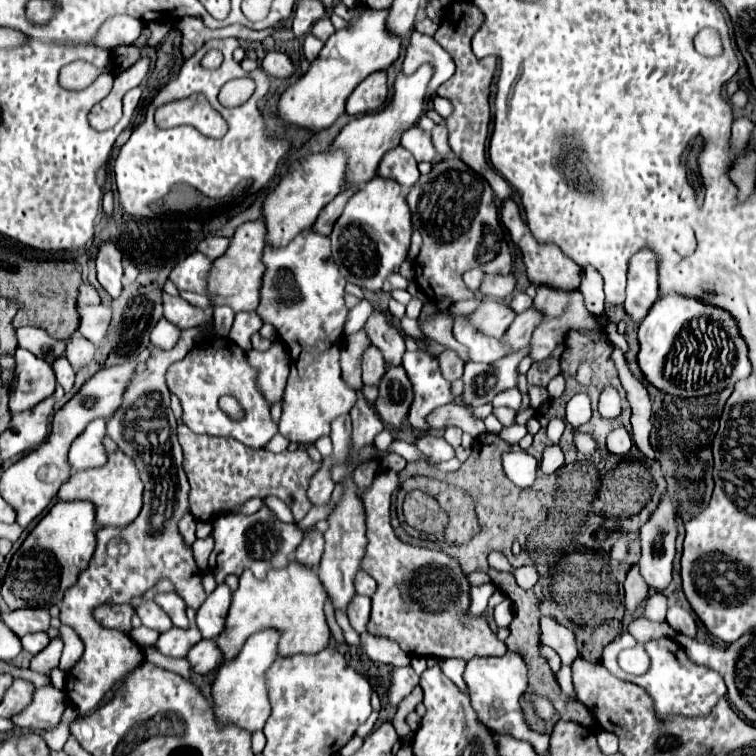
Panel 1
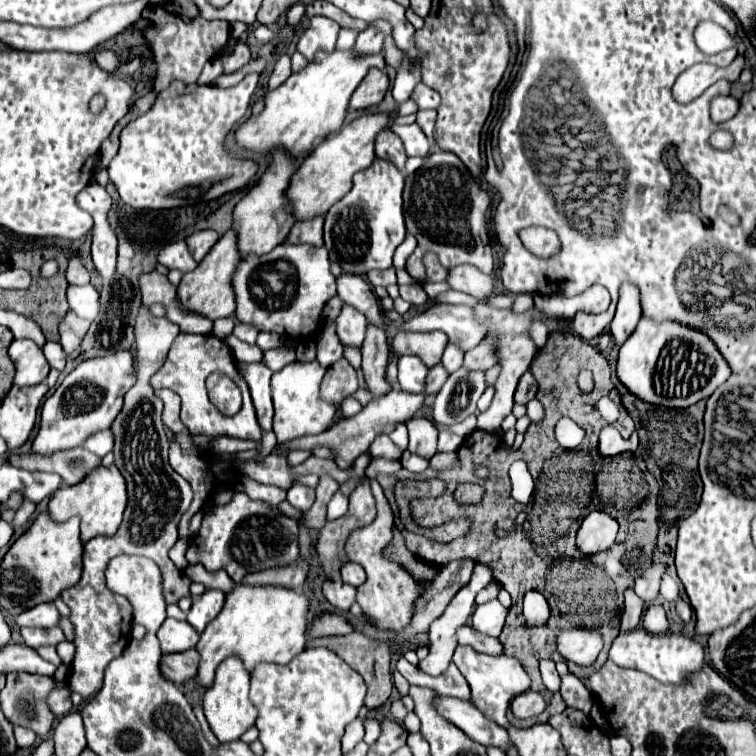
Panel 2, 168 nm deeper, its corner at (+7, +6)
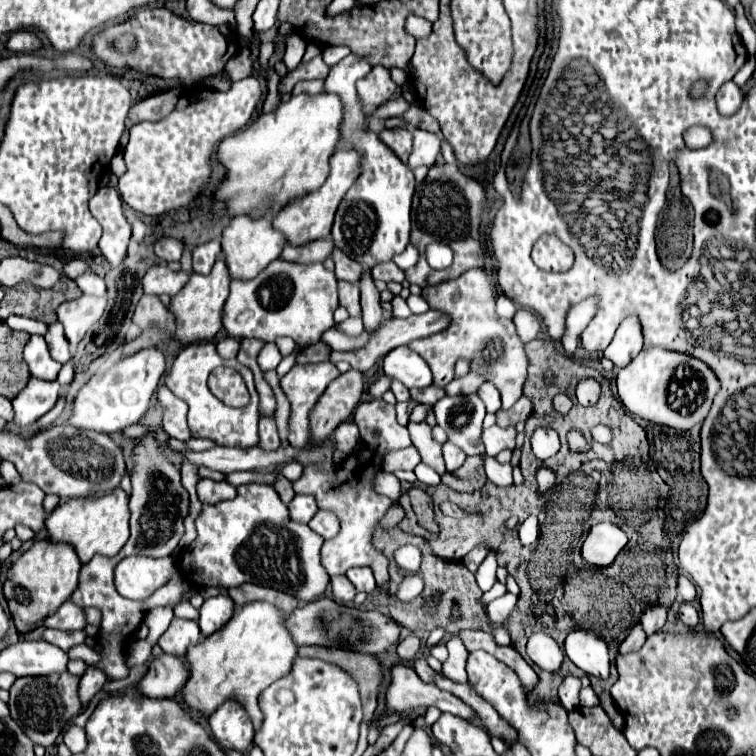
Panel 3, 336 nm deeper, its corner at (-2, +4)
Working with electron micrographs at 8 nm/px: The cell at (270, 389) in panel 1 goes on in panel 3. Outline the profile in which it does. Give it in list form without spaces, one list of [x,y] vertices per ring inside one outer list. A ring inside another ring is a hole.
[[[261,416],[261,420],[259,420],[259,438],[261,438],[259,444],[267,450],[275,450],[275,446],[281,446],[277,424],[275,424],[273,416]]]

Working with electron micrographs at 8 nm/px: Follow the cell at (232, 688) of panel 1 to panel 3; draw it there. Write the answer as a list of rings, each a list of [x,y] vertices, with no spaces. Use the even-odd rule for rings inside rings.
[[[227,700],[209,718],[215,742],[221,748],[245,752],[253,744],[253,724],[247,710],[237,700]]]

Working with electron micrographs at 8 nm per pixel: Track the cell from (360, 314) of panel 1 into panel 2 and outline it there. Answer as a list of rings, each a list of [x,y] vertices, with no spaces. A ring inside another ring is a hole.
[[[328,324],[328,326],[324,326],[322,338],[318,340],[318,362],[324,368],[330,368],[340,358],[342,358],[342,344],[336,336],[336,326]]]

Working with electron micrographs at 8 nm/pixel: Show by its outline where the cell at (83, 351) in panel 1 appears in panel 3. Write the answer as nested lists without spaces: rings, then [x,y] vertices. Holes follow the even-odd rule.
[[[81,296],[71,302],[63,302],[57,308],[57,318],[65,328],[65,336],[69,340],[71,352],[75,354],[77,344],[85,338],[85,334],[99,322],[105,310],[105,298]]]

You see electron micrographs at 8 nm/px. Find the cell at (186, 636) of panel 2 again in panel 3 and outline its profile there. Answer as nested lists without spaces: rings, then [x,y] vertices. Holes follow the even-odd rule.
[[[173,618],[171,626],[165,630],[165,634],[159,638],[159,646],[163,652],[185,656],[189,646],[195,646],[201,642],[201,630],[197,622],[193,620],[183,620],[183,618]]]

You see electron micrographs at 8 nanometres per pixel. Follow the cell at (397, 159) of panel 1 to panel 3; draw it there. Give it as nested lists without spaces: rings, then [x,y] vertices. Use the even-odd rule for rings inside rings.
[[[393,128],[393,130],[381,130],[379,132],[379,138],[383,140],[383,144],[387,144],[395,154],[397,158],[407,164],[407,158],[411,154],[411,144],[413,144],[413,136],[411,136],[411,130],[407,128]]]

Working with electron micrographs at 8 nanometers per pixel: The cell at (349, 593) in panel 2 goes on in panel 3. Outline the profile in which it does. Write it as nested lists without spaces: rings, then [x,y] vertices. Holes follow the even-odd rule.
[[[335,576],[331,578],[331,586],[333,586],[333,600],[345,606],[351,606],[357,590],[355,586],[349,582],[347,576]]]

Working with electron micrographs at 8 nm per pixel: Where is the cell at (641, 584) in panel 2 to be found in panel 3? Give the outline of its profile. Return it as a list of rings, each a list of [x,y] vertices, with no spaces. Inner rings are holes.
[[[651,606],[643,612],[641,616],[641,624],[643,624],[643,630],[647,636],[659,632],[663,628],[663,624],[667,622],[667,608],[661,608],[661,606]]]

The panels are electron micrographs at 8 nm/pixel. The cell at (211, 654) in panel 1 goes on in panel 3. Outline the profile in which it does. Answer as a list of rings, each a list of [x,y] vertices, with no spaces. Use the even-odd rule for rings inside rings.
[[[161,654],[141,680],[141,692],[151,698],[175,698],[189,676],[191,668],[185,656]]]

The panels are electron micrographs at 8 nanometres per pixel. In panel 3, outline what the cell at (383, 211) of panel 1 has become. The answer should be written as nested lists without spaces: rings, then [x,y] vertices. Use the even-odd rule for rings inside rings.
[[[349,54],[339,64],[331,66],[329,76],[325,80],[325,90],[335,92],[343,98],[347,118],[343,122],[341,138],[353,144],[363,154],[363,172],[357,182],[347,190],[337,214],[335,224],[331,230],[331,238],[339,250],[343,250],[351,260],[359,262],[363,268],[371,270],[381,262],[391,262],[393,256],[401,254],[409,244],[411,234],[411,198],[415,192],[415,178],[407,164],[399,162],[395,154],[383,146],[375,132],[367,130],[365,126],[365,112],[359,106],[359,98],[355,92],[355,82],[371,72],[371,64],[367,58]],[[401,232],[401,238],[399,238]]]

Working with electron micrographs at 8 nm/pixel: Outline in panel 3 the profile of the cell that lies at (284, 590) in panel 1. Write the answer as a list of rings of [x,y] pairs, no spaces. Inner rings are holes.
[[[247,602],[235,608],[233,618],[207,636],[203,644],[191,646],[187,652],[191,664],[191,678],[183,686],[185,704],[211,716],[225,700],[237,698],[249,712],[255,730],[261,728],[263,714],[257,704],[257,696],[271,682],[279,680],[283,674],[291,672],[293,660],[297,658],[297,646],[291,632],[285,628],[287,614],[269,602]]]

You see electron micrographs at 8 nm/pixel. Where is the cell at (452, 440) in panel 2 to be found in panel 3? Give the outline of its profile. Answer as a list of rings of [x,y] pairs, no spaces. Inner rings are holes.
[[[445,442],[443,444],[443,458],[445,458],[445,464],[447,464],[447,472],[455,472],[463,464],[465,454],[453,442]]]

